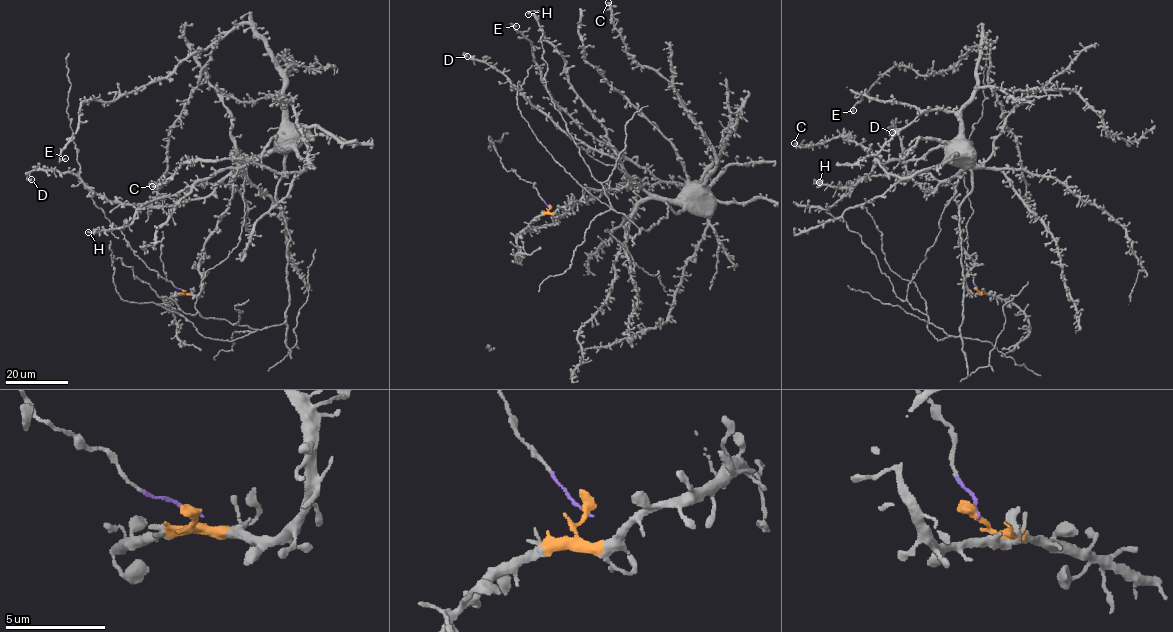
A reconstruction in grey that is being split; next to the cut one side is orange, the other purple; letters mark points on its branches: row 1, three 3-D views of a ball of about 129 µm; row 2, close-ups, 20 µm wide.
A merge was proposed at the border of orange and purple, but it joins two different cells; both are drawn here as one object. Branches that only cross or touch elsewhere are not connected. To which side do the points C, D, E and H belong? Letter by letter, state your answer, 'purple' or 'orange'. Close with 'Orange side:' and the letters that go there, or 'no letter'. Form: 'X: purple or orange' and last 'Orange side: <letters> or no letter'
C: orange
D: orange
E: orange
H: orange
Orange side: C, D, E, H

